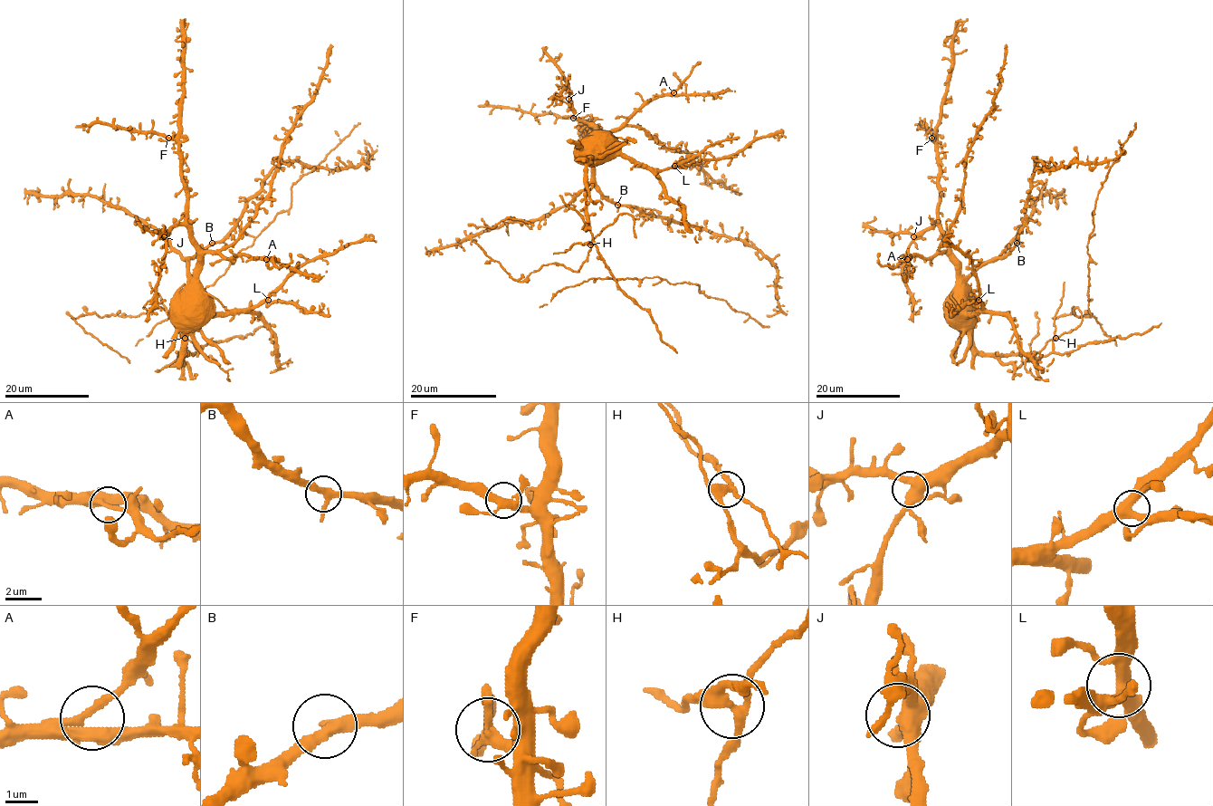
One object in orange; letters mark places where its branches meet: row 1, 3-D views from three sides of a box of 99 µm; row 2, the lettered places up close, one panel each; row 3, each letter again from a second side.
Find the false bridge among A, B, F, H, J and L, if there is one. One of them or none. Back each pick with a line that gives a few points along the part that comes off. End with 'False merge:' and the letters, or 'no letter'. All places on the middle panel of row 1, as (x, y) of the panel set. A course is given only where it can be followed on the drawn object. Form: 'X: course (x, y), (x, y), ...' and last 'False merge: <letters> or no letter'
H: course (589, 244), (592, 242), (617, 285), (650, 313), (663, 343), (677, 352)
False merge: H

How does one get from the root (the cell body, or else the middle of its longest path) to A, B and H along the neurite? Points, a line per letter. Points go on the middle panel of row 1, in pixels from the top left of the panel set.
A: (601, 144), (605, 152), (604, 142), (614, 129), (617, 129), (649, 101), (673, 92)
B: (601, 144), (605, 151), (598, 153), (594, 159), (594, 185), (605, 197), (617, 205)
H: (601, 144), (605, 149), (604, 159), (592, 158), (586, 171), (586, 216), (593, 239), (589, 244)

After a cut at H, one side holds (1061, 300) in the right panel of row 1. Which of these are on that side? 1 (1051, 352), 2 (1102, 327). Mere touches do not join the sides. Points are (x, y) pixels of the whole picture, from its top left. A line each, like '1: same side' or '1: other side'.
1: same side
2: other side

